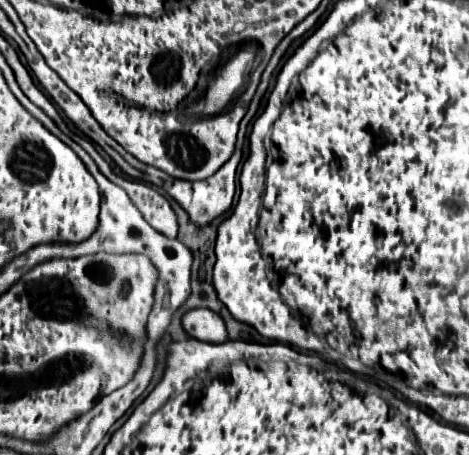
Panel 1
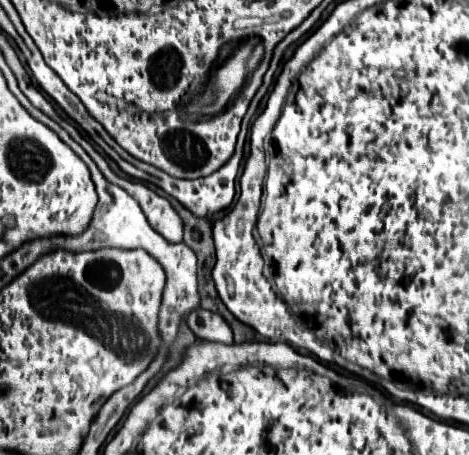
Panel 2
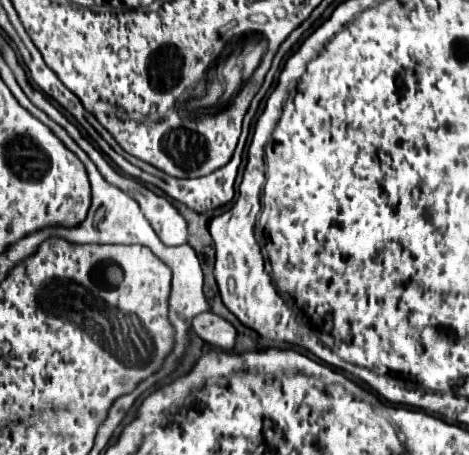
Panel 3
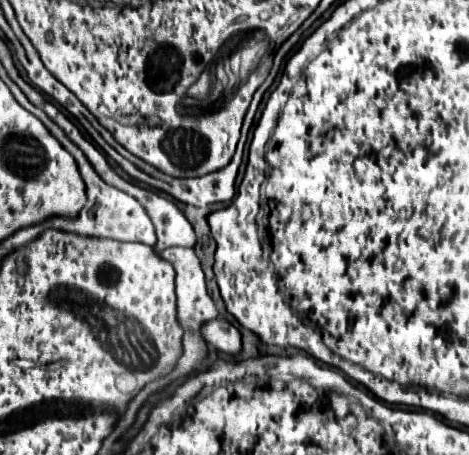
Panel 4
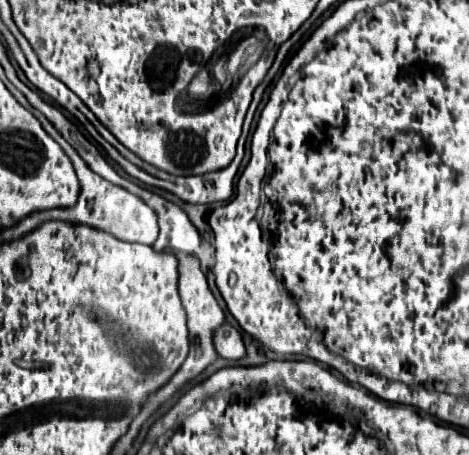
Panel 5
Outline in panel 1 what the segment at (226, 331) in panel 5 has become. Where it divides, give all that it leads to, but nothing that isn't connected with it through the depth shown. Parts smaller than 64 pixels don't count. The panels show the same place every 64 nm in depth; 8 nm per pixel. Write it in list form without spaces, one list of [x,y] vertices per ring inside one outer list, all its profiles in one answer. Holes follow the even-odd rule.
[[[194,308],[182,316],[182,328],[188,336],[202,342],[226,342],[226,326],[222,318],[208,308]]]

